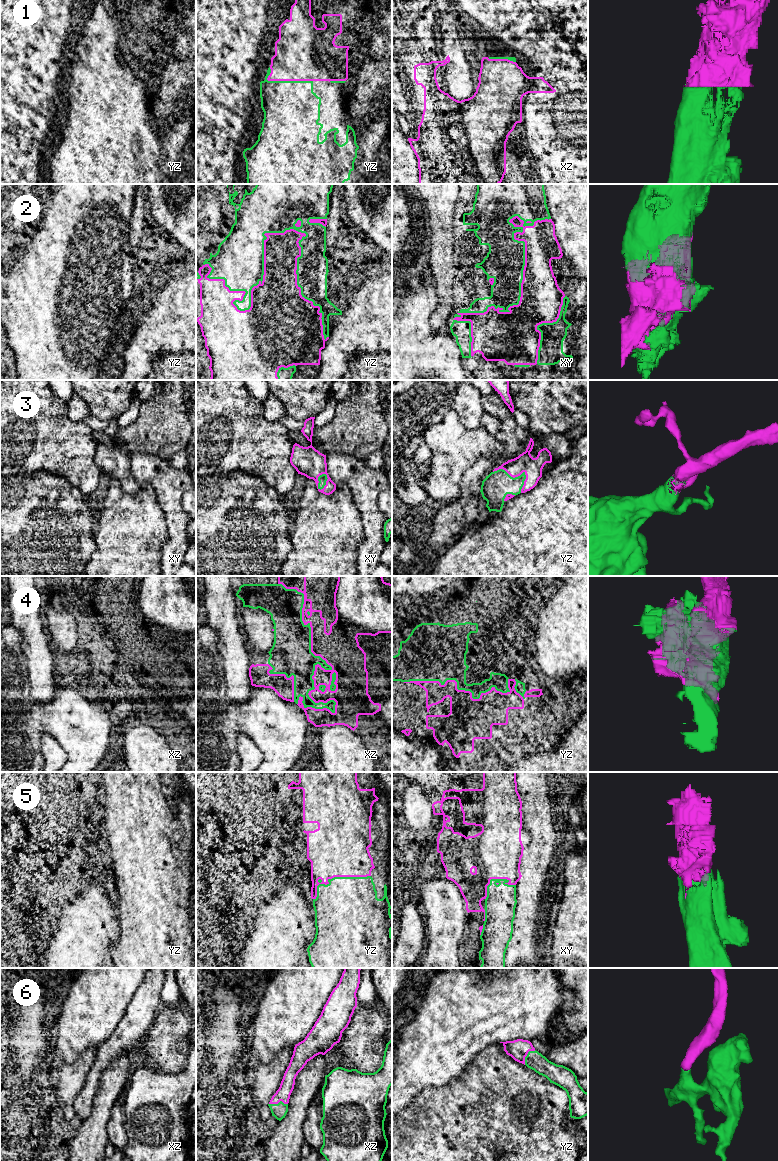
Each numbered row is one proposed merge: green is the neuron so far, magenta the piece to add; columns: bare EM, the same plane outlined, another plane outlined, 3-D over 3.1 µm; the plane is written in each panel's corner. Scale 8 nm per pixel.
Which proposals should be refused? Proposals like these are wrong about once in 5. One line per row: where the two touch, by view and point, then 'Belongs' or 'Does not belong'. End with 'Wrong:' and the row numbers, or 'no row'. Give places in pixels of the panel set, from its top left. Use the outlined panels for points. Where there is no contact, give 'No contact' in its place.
1: Touches green at yz (289, 81). Belongs
2: Touches green at yz (264, 239). Belongs
3: Touches green at yz (518, 476). Belongs
4: Touches green at xz (320, 657). Belongs
5: Touches green at yz (336, 877). Belongs
6: Touches green at yz (527, 1055). Belongs
Wrong: no row

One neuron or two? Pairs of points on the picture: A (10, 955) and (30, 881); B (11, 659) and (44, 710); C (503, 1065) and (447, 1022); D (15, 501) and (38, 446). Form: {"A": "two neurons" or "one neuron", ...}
{"A": "one neuron", "B": "one neuron", "C": "two neurons", "D": "two neurons"}

